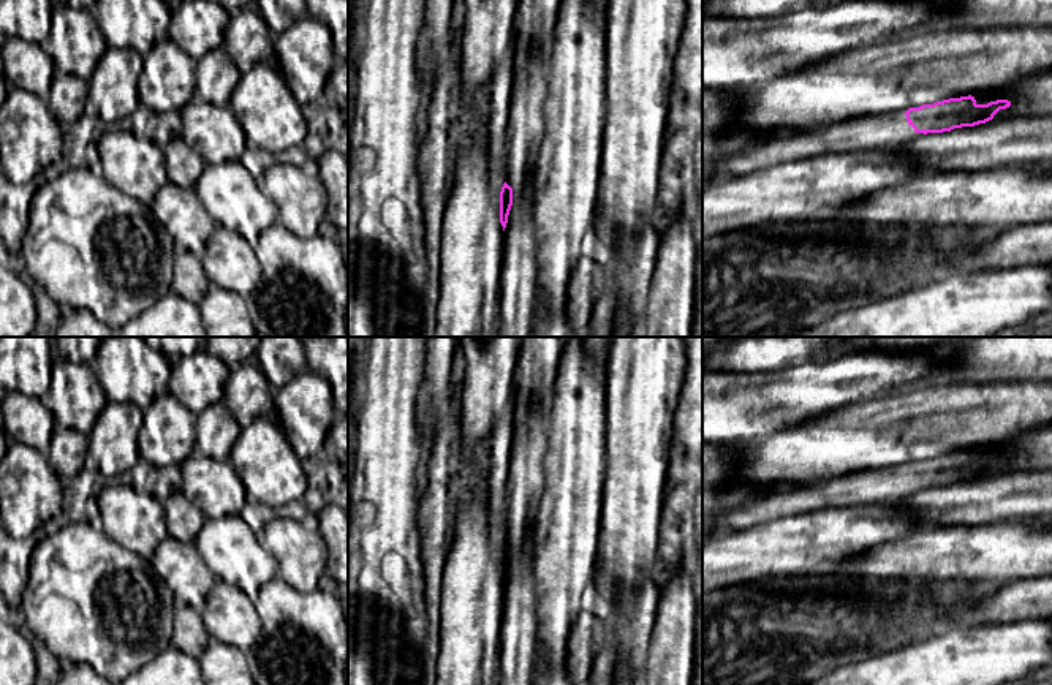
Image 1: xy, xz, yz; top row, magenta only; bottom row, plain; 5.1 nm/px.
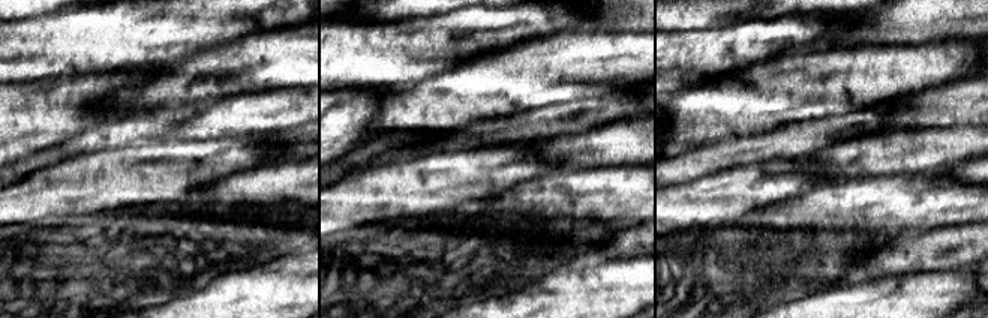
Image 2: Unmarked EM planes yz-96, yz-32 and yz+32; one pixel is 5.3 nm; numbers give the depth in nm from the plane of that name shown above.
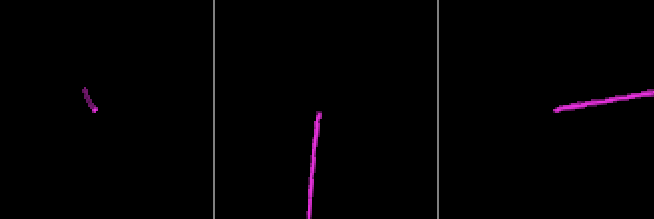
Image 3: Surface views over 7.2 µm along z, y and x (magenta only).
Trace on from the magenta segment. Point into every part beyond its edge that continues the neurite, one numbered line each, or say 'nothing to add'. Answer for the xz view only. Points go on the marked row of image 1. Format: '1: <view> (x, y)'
1: xz (526, 125)

